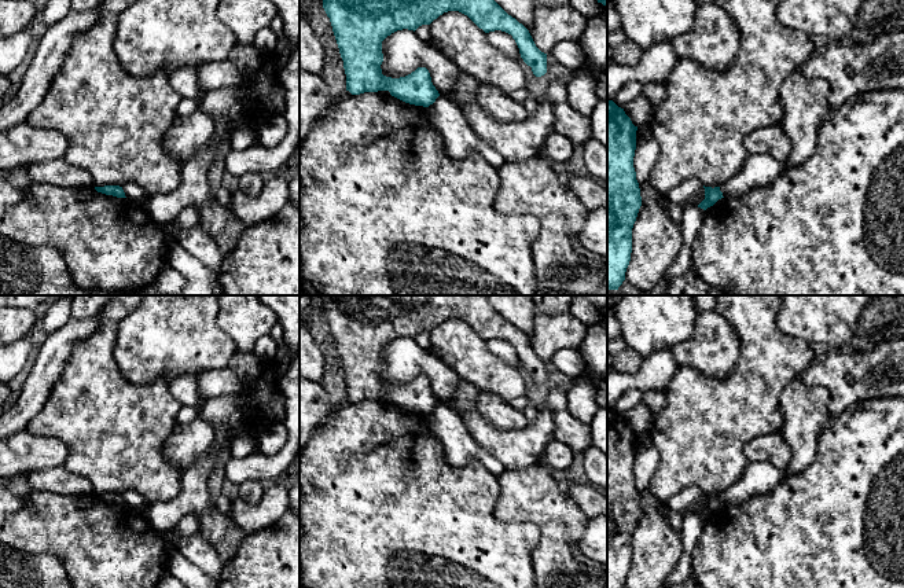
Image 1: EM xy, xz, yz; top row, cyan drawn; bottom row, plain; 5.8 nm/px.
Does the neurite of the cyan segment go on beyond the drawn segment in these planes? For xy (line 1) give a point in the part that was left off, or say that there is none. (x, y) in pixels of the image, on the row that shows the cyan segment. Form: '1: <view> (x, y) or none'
1: none

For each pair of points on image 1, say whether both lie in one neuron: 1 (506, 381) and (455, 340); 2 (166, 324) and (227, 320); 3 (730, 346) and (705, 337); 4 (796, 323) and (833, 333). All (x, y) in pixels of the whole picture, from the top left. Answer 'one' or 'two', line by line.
1: one
2: two
3: one
4: one

